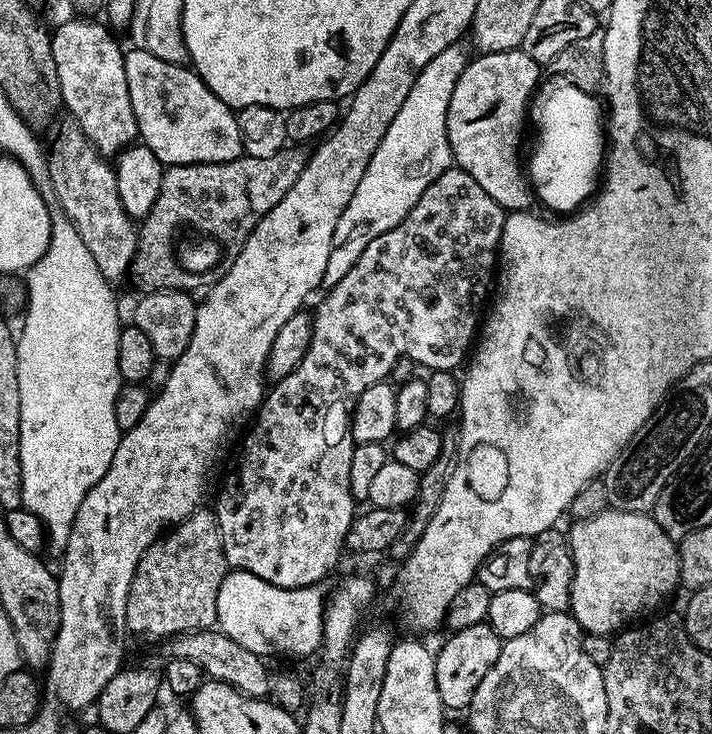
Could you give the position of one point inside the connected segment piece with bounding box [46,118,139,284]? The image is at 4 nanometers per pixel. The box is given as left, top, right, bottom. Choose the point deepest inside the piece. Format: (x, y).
(84, 182)

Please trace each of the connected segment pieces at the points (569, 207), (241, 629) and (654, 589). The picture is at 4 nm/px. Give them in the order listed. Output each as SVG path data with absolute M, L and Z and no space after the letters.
M572 84L558 86L542 103L538 100L531 103L530 114L536 117L539 136L528 165L528 176L539 201L541 199L556 214L568 214L579 209L595 191L604 149L598 98Z
M231 569L225 573L218 588L216 624L219 631L259 656L313 657L324 637L327 597L327 585L322 582L306 587L278 587L249 571Z
M605 510L594 517L585 520L577 520L572 524L573 528L568 532L566 547L572 553L572 589L570 590L570 614L579 622L581 629L585 633L593 632L594 634L616 634L625 626L639 621L643 612L648 612L651 608L656 608L675 588L680 584L680 554L678 551L677 541L671 540L658 526L658 522L648 512L618 512L615 510Z

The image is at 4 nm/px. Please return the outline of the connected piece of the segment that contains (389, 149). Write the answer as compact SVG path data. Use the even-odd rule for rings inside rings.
M454 43L446 50L442 50L438 58L426 62L426 66L414 82L414 87L410 89L410 94L406 94L406 102L402 102L394 122L390 122L390 130L386 130L386 138L378 142L378 150L374 150L374 158L370 158L370 166L366 166L366 174L362 174L362 182L358 182L350 198L350 206L342 210L342 218L338 218L338 226L334 226L330 259L326 262L324 275L325 289L335 289L337 287L335 284L339 280L344 280L347 276L351 277L354 262L362 258L362 250L366 250L366 246L370 246L370 242L374 242L378 234L398 226L398 222L402 222L402 218L406 218L406 214L414 210L414 202L418 202L418 198L426 194L426 186L430 186L430 182L434 182L434 178L442 175L447 168L453 167L454 161L446 130L446 114L450 106L450 94L454 86L458 86L458 78L470 59L469 53L464 53L460 47L459 43Z

